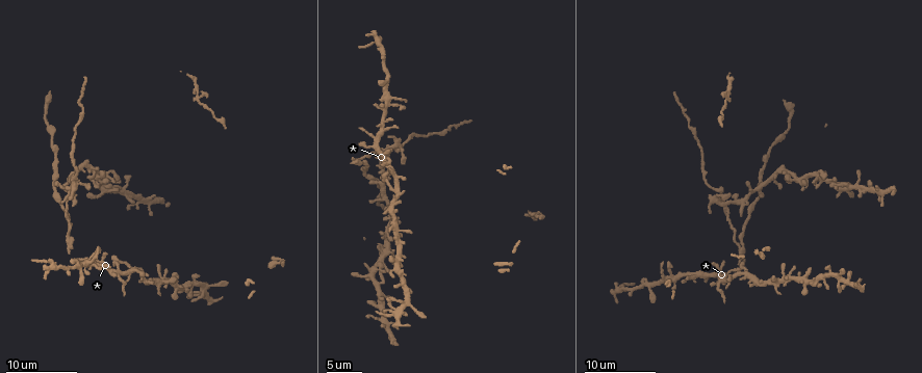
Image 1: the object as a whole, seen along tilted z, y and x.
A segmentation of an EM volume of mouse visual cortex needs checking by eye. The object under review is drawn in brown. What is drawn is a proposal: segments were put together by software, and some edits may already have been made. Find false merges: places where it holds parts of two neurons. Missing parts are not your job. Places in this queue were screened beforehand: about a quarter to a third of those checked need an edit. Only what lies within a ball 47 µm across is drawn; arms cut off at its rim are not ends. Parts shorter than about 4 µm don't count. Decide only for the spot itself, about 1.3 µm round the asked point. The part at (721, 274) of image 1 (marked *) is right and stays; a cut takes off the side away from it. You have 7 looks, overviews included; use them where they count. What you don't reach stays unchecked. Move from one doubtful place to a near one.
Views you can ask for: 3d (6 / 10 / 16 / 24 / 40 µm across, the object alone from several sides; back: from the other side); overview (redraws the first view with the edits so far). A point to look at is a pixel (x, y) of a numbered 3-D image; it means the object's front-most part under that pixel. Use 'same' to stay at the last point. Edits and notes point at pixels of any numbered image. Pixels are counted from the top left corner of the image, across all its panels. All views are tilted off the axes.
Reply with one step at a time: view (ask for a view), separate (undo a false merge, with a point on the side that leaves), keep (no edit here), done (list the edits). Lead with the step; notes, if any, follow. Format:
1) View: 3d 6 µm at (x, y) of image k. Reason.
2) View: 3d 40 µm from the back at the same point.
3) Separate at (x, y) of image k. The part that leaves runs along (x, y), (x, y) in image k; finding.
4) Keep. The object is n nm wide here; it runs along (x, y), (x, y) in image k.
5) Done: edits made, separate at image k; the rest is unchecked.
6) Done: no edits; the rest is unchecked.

View: 3d 10 µm at (397, 177) of image 1.

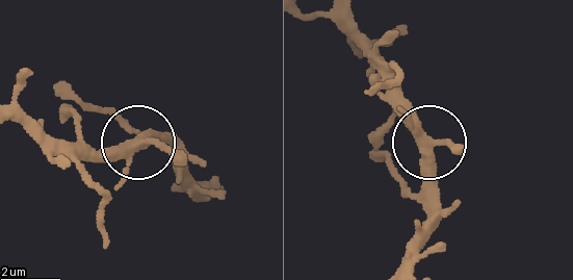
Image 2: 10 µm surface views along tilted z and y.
Keep. 3 arms meet here; it runs along (27, 123), (71, 146), (119, 148), (162, 138), (201, 160) in image 2; all the same neuron.

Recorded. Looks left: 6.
View: 3d 16 µm at (372, 146) of image 1. Three arms meet.

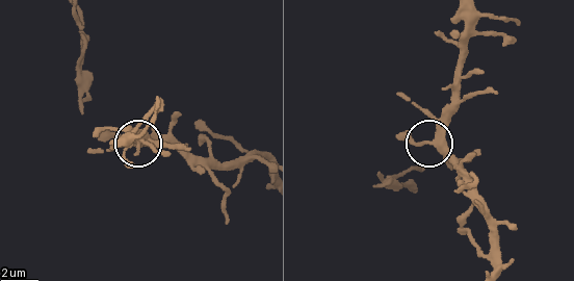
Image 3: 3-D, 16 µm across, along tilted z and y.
Keep. The object is 330 nm wide here; one neuron here.

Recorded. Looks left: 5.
View: 3d 16 µm at (723, 202) of image 1. Four or more arms meet.

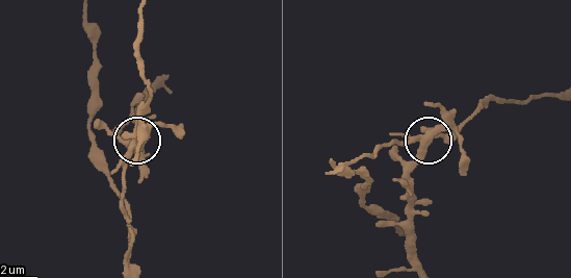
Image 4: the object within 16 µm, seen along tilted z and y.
View: 3d 16 µm from the back at (426, 144) of image 4.

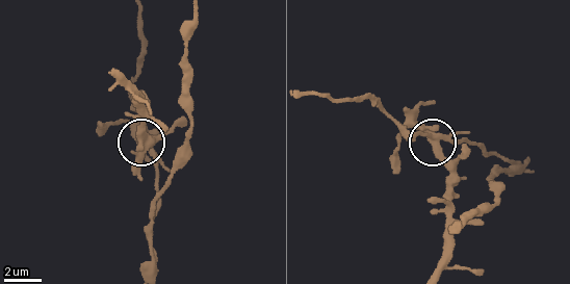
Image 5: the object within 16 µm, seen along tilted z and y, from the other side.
Separate at (418, 135) of image 5. The object is 360 nm wide here; the part that leaves runs along (436, 137), (406, 129), (376, 100), (307, 93) in image 5; a second neuron is stuck on.

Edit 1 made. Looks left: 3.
Done: edits made, separate at image 5; the rest is unchecked.

